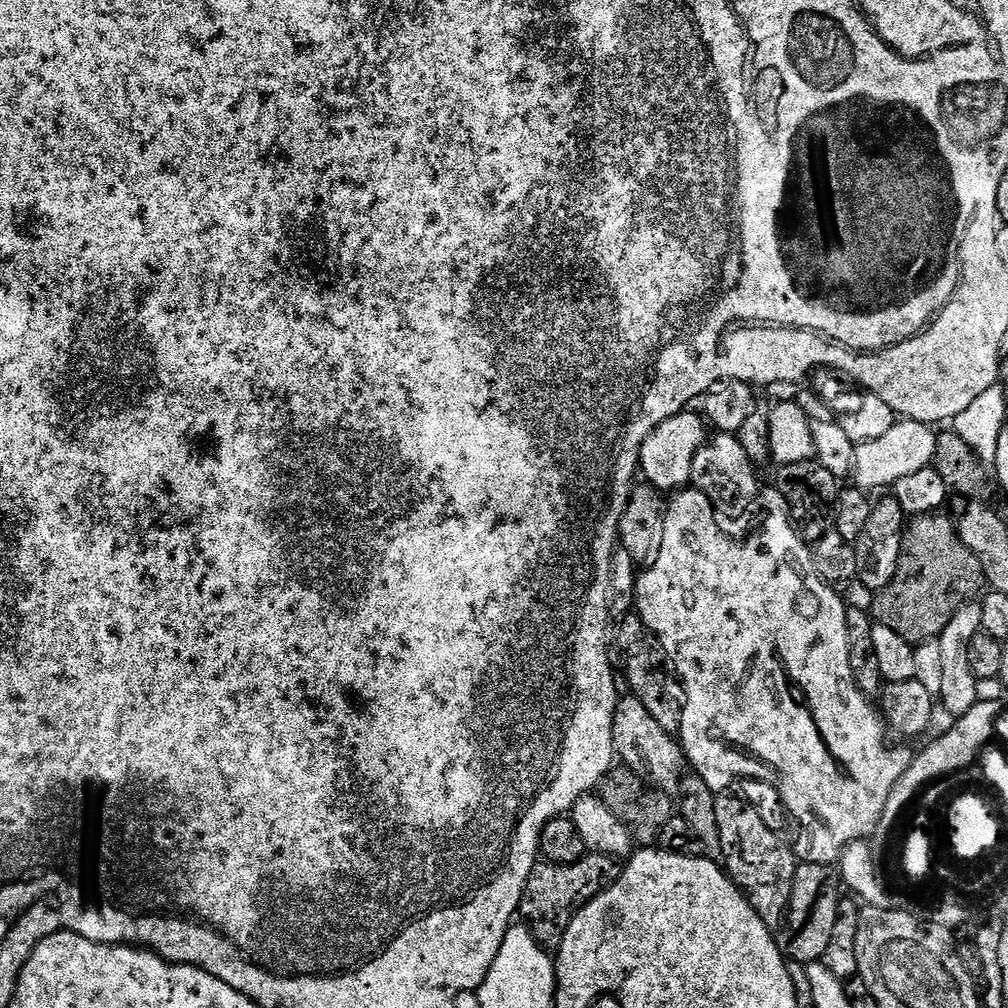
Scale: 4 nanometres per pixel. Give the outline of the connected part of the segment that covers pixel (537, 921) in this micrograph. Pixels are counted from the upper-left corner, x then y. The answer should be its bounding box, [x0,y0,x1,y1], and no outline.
[519,852,622,950]

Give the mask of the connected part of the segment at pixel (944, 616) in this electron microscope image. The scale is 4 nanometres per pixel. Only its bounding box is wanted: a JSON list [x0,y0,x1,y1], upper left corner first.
[870,510,986,646]

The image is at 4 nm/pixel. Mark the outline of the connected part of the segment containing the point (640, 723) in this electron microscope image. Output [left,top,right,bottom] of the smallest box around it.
[614,695,686,794]

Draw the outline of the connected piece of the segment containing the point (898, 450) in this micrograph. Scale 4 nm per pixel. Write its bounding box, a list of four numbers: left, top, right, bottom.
[854,419,937,490]

